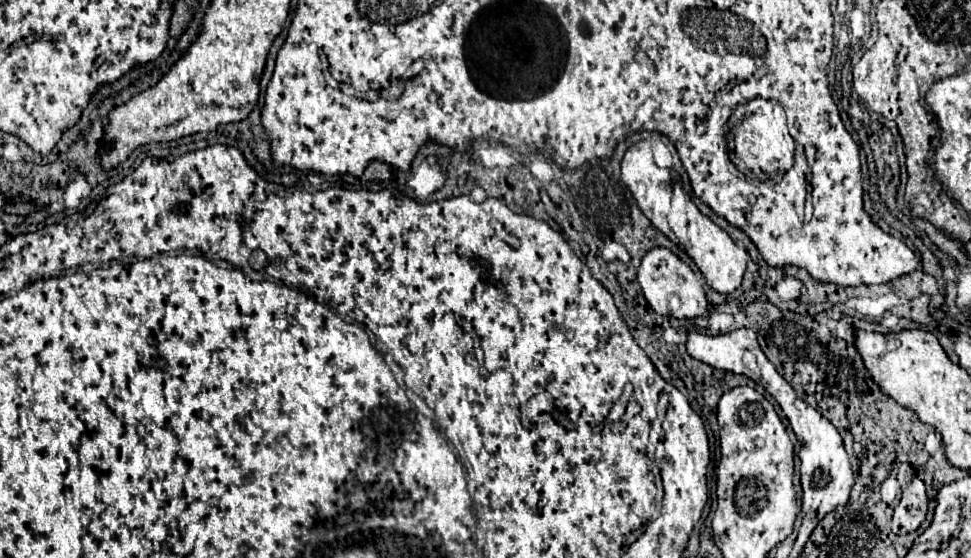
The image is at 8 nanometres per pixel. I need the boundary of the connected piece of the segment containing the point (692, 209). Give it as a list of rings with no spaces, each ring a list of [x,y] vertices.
[[[688,206],[688,224],[690,224],[688,256],[700,268],[706,284],[720,294],[734,292],[742,284],[742,276],[744,276],[744,270],[746,270],[746,260],[748,260],[746,250],[738,248],[734,244],[734,240],[720,226],[716,226],[708,216],[704,216],[698,210],[698,206]]]

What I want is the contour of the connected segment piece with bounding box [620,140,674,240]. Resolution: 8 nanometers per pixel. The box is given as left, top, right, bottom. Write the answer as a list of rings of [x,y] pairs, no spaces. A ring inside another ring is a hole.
[[[640,140],[638,144],[632,144],[626,152],[624,158],[620,162],[622,166],[622,182],[630,188],[638,208],[642,210],[642,214],[668,238],[674,240],[674,234],[666,222],[666,214],[668,214],[668,204],[672,198],[672,174],[668,168],[658,168],[652,156],[652,144],[650,140]]]

